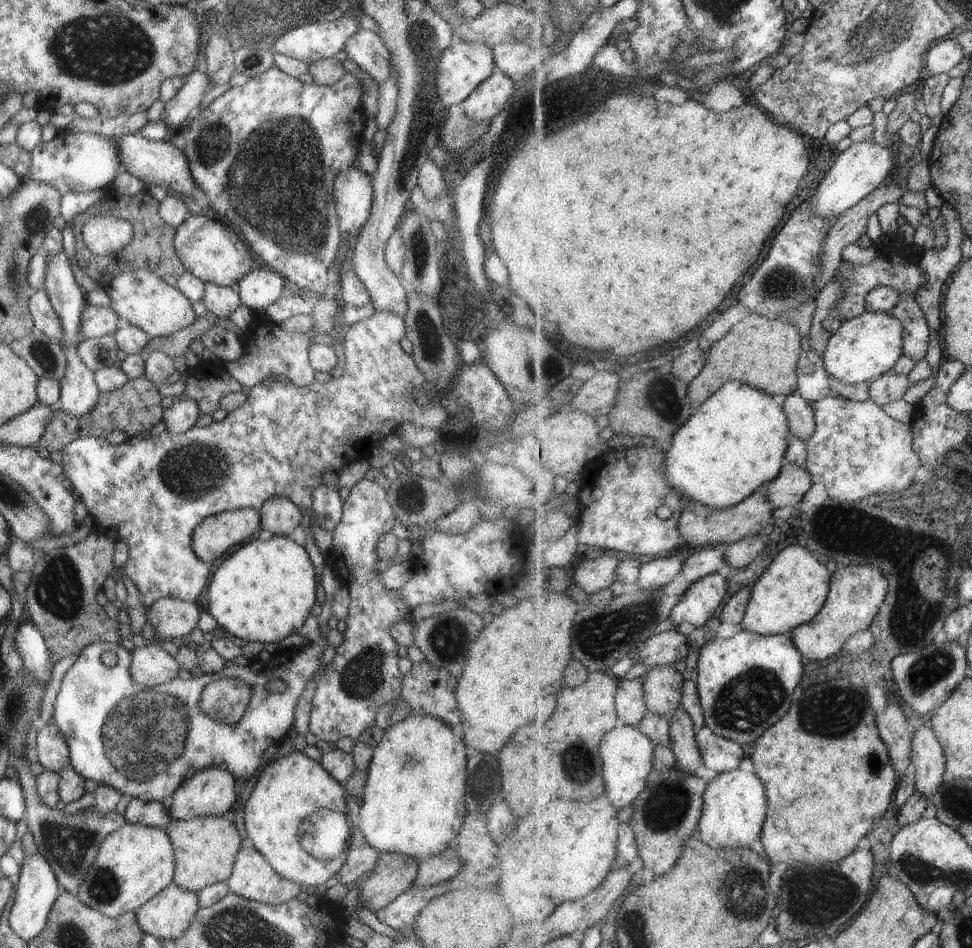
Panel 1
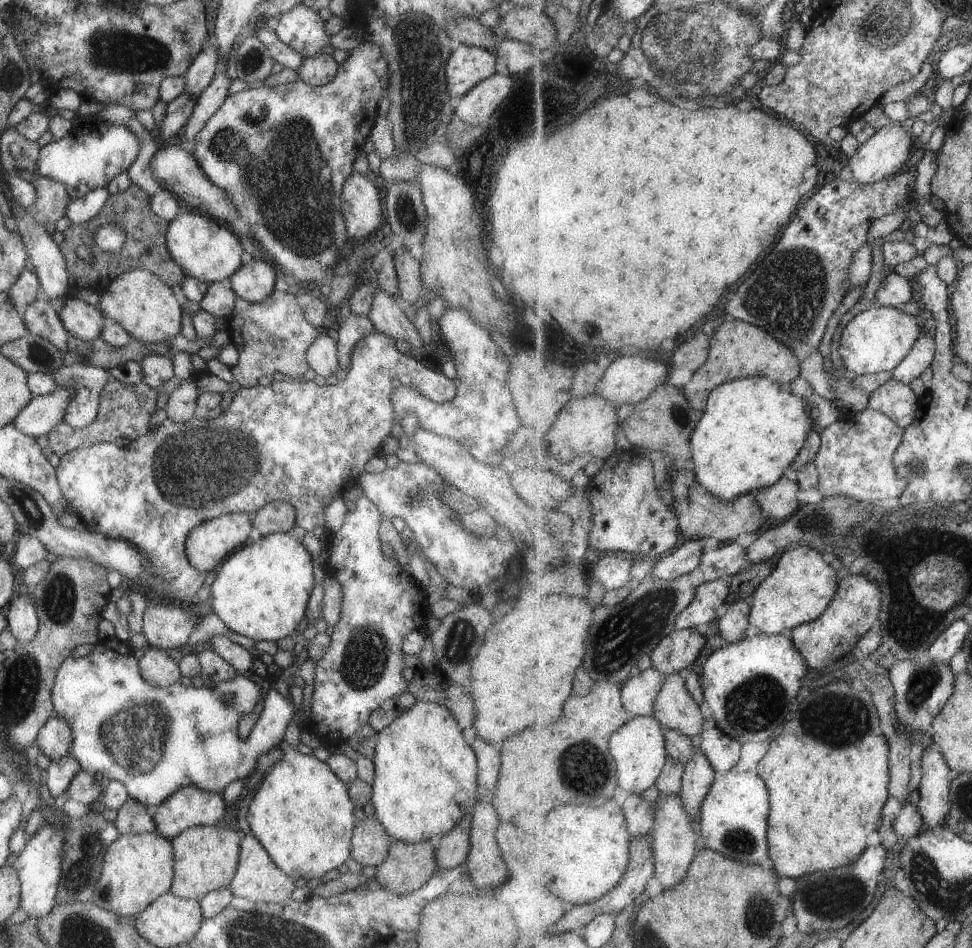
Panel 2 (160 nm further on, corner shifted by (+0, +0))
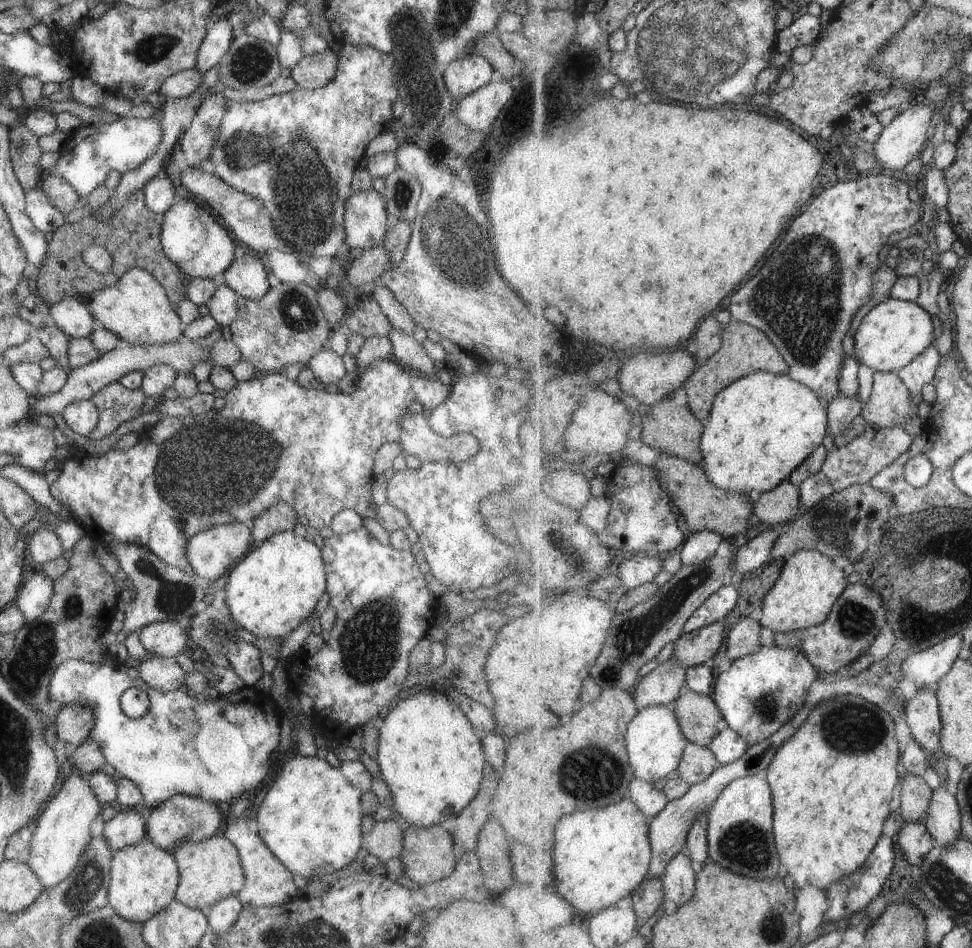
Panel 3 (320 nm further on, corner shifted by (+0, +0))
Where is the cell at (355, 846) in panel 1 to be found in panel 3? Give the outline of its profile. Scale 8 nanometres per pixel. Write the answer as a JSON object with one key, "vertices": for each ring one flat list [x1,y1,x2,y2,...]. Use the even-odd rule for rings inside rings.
{"vertices":[[390,816,381,822,373,822,368,832,361,832,359,848,367,851,368,856,372,855,385,864,401,852,401,834,399,822]]}

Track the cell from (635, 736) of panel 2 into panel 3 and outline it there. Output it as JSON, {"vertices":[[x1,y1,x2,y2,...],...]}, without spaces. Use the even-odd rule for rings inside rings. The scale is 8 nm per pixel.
{"vertices":[[669,705,649,706,641,709,638,716,635,716,625,734,625,746,635,779,655,782,677,773,685,754,685,746,689,744,679,722,681,720]]}

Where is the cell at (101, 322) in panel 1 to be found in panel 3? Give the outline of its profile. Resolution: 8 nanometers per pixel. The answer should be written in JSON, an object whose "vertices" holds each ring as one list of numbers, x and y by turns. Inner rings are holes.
{"vertices":[[65,298,49,306,49,315,58,330,71,337,88,337,93,331,93,318,86,300]]}

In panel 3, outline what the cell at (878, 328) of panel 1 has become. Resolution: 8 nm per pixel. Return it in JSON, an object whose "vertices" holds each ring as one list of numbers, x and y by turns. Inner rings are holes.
{"vertices":[[900,276,889,298,873,307,861,320,853,336,855,358,874,372,899,372,936,343,935,320,921,308,921,284,918,276]]}

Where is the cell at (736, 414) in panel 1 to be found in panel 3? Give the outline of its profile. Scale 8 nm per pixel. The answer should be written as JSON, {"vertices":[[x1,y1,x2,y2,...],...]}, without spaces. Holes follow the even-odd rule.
{"vertices":[[760,371,733,382,715,398,711,420,701,438,709,480,733,494,775,490,825,442,827,410,817,393,789,375]]}

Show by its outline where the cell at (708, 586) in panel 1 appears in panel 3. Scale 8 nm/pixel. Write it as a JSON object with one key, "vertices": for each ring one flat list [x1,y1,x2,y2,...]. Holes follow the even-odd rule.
{"vertices":[[728,583,721,590,717,590,713,596,709,596,709,600,693,612,693,616,685,624,684,633,691,633,715,624,719,620,722,621,733,608,737,607,738,603,739,592,732,583]]}

